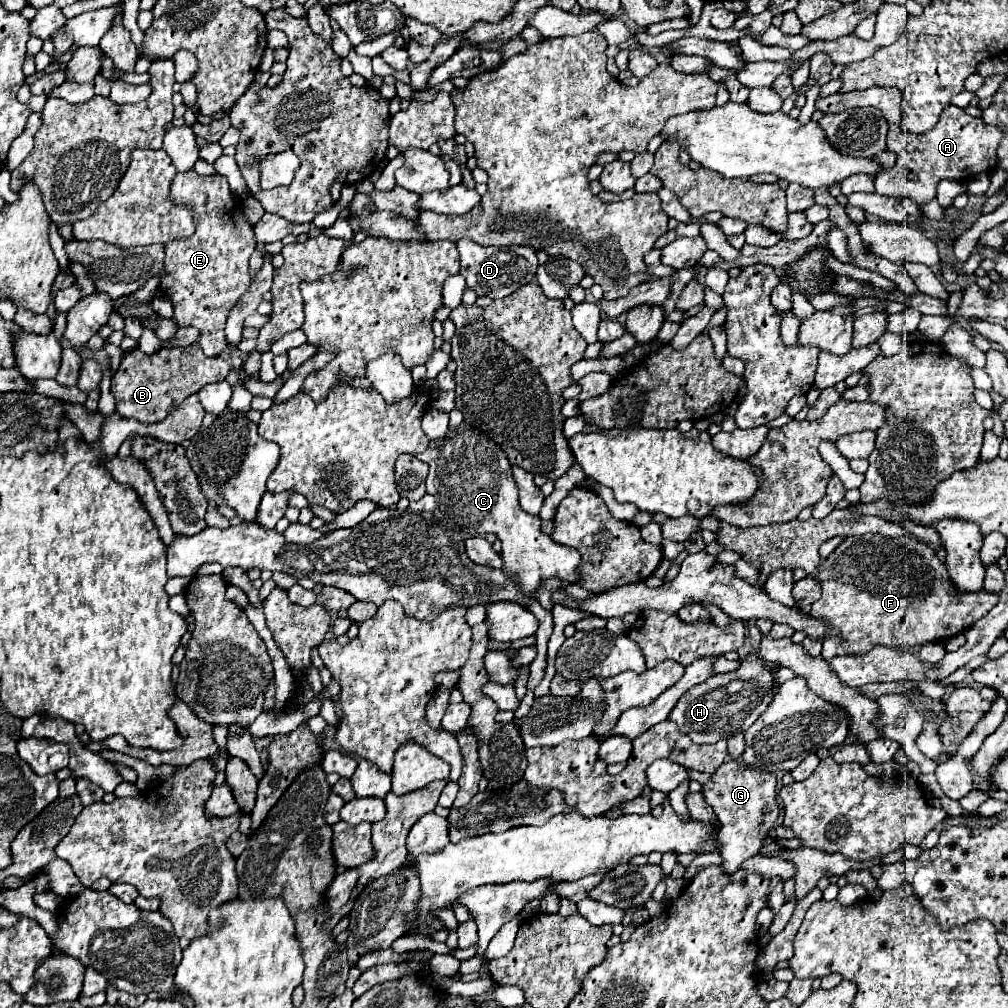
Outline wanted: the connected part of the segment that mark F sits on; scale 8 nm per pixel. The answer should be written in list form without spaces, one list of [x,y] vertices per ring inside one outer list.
[[[867,533],[845,537],[845,541],[827,559],[821,561],[815,577],[821,581],[823,597],[813,603],[809,615],[827,621],[827,637],[821,651],[825,661],[839,655],[869,653],[877,645],[907,649],[923,643],[945,641],[959,631],[969,629],[977,619],[985,617],[989,609],[997,605],[997,593],[985,589],[977,593],[959,591],[947,575],[945,561],[937,557],[935,549],[915,539],[913,535],[883,537],[877,533]]]

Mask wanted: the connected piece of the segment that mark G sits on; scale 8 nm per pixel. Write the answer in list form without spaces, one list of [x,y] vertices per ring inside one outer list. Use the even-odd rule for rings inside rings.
[[[735,759],[725,761],[711,779],[701,789],[705,803],[713,807],[719,819],[719,841],[721,841],[721,857],[723,869],[733,873],[741,867],[741,863],[759,853],[763,841],[769,837],[769,831],[775,827],[779,817],[779,801],[777,801],[777,777],[767,771],[749,769]]]

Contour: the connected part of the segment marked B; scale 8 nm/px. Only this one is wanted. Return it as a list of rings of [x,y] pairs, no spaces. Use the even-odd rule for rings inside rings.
[[[199,345],[191,347],[163,347],[153,355],[143,355],[135,349],[125,355],[119,371],[113,377],[113,397],[117,401],[117,413],[127,419],[137,419],[141,423],[163,421],[179,403],[189,395],[197,393],[207,383],[225,381],[231,371],[231,361],[223,357],[207,357]]]

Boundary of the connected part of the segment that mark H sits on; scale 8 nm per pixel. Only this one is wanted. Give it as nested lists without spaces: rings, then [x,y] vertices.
[[[747,655],[741,659],[741,665],[735,671],[713,675],[705,683],[691,687],[679,699],[669,719],[677,721],[679,731],[689,735],[689,739],[695,743],[717,743],[719,739],[729,739],[747,731],[773,701],[773,689],[775,669],[763,663],[757,655]]]

